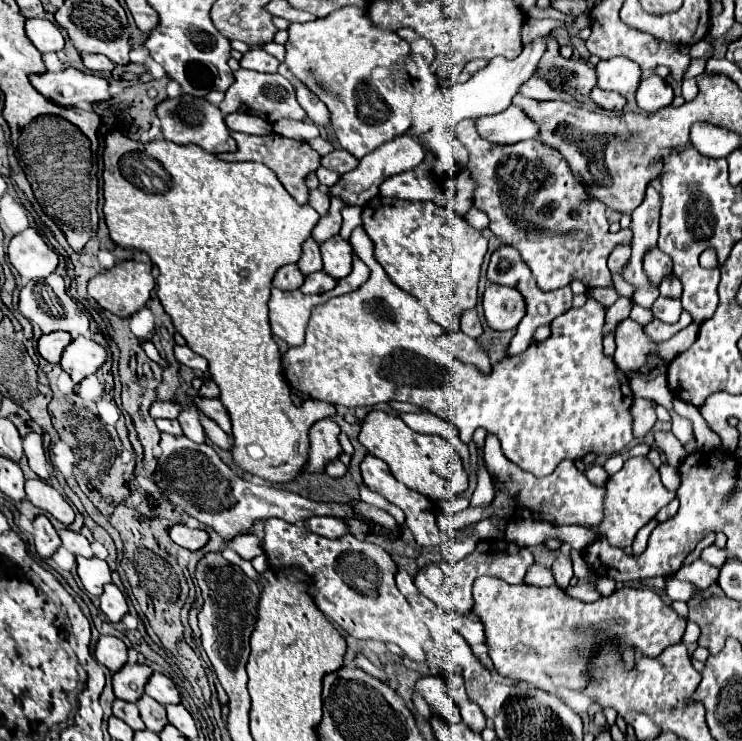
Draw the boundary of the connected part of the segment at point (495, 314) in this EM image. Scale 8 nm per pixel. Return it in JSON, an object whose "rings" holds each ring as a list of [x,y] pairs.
{"rings":[[[489,285],[483,295],[485,319],[491,329],[507,331],[515,329],[525,315],[525,297],[513,287]]]}

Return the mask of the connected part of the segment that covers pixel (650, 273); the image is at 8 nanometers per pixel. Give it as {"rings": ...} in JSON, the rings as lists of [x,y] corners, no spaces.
{"rings":[[[659,247],[649,249],[643,257],[643,269],[647,279],[651,281],[651,285],[659,287],[659,283],[673,273],[673,265],[671,265],[671,257],[667,257],[665,253],[659,251]]]}

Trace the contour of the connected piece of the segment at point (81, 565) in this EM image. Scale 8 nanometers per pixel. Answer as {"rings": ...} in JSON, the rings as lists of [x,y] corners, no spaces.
{"rings":[[[77,557],[77,573],[83,581],[83,587],[95,597],[99,597],[103,593],[103,585],[111,583],[111,571],[109,571],[107,563],[97,557],[93,557],[93,559]]]}

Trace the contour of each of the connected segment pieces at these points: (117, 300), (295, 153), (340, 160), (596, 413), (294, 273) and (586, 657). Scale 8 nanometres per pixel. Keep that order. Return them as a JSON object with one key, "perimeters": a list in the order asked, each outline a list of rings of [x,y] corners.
{"perimeters":[[[[133,259],[117,263],[111,269],[95,275],[89,281],[87,291],[103,309],[107,309],[119,317],[129,317],[135,311],[139,311],[141,307],[145,307],[151,297],[151,291],[155,287],[155,277],[151,275],[151,269],[153,269],[153,265],[145,265],[145,263],[139,263]]],[[[233,131],[231,137],[237,141],[237,151],[235,153],[221,153],[221,155],[217,155],[219,159],[223,159],[223,161],[259,161],[259,163],[267,165],[271,171],[275,171],[275,175],[279,177],[279,181],[283,183],[283,187],[299,203],[307,203],[309,195],[307,195],[305,177],[319,167],[319,153],[315,153],[305,141],[287,139],[287,137],[277,135],[277,133],[269,133],[269,135],[247,135],[247,133]]],[[[335,149],[335,151],[321,157],[321,165],[327,167],[327,169],[333,169],[337,173],[347,173],[347,171],[355,169],[357,163],[359,161],[353,155],[349,155],[347,151],[343,151],[343,149]]],[[[359,225],[351,233],[351,247],[371,269],[371,277],[357,291],[333,297],[331,301],[317,305],[311,313],[305,343],[291,347],[283,355],[285,379],[291,387],[305,395],[345,407],[377,405],[383,401],[409,401],[415,407],[427,409],[429,413],[449,421],[463,443],[473,441],[477,427],[495,435],[501,441],[503,455],[519,465],[523,471],[535,477],[545,477],[555,471],[563,459],[581,459],[587,453],[611,455],[629,445],[635,435],[631,431],[631,401],[633,393],[629,377],[625,375],[625,397],[623,397],[623,371],[615,365],[613,357],[603,353],[603,325],[605,307],[595,299],[587,299],[581,309],[569,309],[551,321],[551,335],[545,341],[531,343],[519,357],[505,357],[495,363],[491,373],[479,371],[475,365],[461,363],[451,353],[435,345],[415,323],[419,301],[409,293],[403,293],[389,277],[383,267],[373,259],[373,245],[365,229]]],[[[295,263],[291,265],[283,265],[277,273],[275,273],[275,279],[273,279],[273,287],[279,287],[281,291],[295,291],[303,285],[305,277],[303,273],[299,271],[299,267]]],[[[479,577],[473,583],[473,613],[485,627],[485,643],[489,647],[489,657],[499,675],[529,683],[549,693],[565,687],[569,691],[581,691],[589,683],[591,657],[599,649],[599,641],[615,641],[619,653],[625,647],[637,649],[645,657],[657,657],[665,647],[671,647],[681,641],[687,621],[679,617],[661,597],[651,589],[633,589],[621,587],[609,597],[601,597],[593,603],[583,603],[567,595],[559,585],[553,587],[535,587],[535,585],[511,585],[499,577]]]]}

